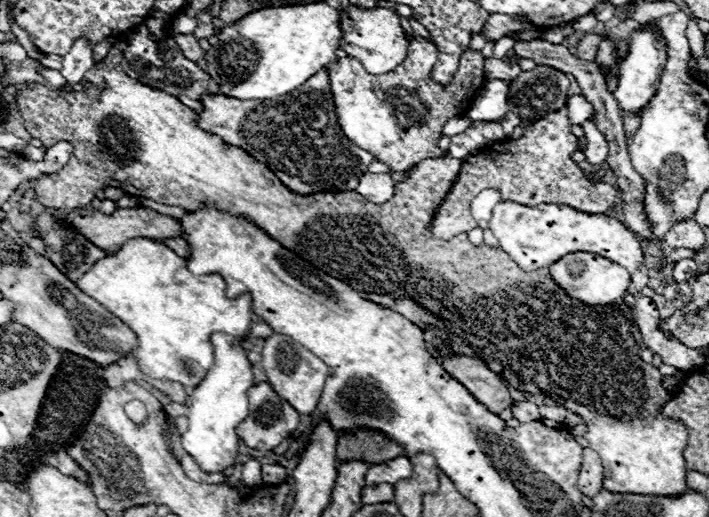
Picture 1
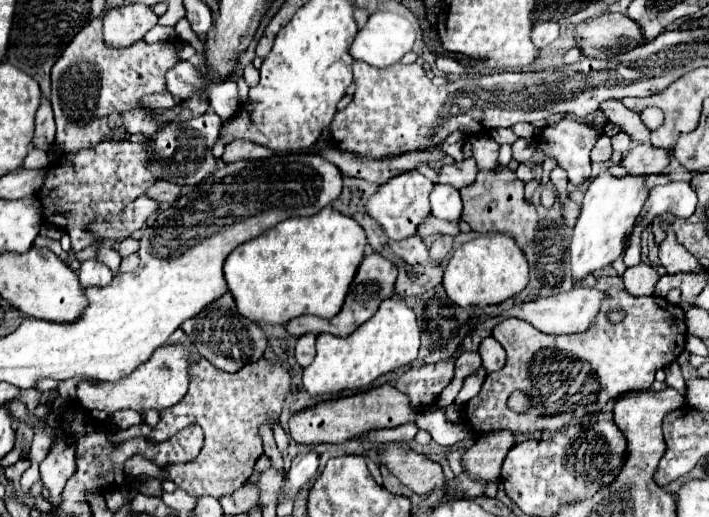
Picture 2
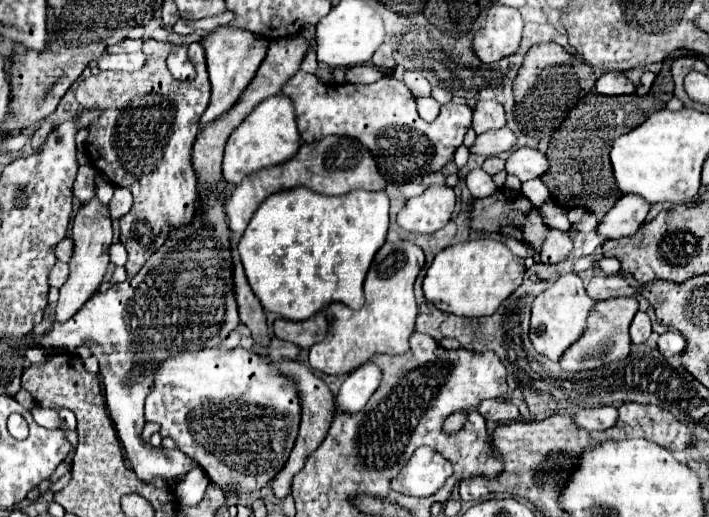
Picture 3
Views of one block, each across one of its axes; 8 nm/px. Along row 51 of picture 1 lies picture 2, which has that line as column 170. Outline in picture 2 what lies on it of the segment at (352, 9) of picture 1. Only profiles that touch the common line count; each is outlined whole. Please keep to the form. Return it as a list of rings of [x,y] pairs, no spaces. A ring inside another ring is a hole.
[[[176,342],[176,344],[164,344],[160,346],[152,358],[144,364],[140,364],[130,376],[116,380],[116,382],[100,382],[98,386],[90,382],[80,382],[76,390],[76,400],[80,400],[82,408],[88,410],[104,410],[108,414],[114,414],[118,410],[136,410],[136,412],[148,412],[148,410],[166,410],[180,402],[190,386],[190,354],[192,344],[190,342]]]

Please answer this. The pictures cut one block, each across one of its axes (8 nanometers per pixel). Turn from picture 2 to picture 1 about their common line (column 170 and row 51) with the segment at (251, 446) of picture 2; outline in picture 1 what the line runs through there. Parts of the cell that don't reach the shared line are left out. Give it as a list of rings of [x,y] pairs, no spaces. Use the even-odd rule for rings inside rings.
[[[420,36],[408,38],[408,56],[386,74],[368,74],[360,60],[350,56],[338,58],[328,70],[338,124],[358,148],[372,152],[390,172],[410,170],[426,158],[446,158],[448,152],[438,148],[442,128],[450,118],[468,112],[476,92],[484,86],[484,60],[480,50],[470,48],[460,60],[454,82],[450,86],[438,86],[430,80],[436,46]]]

